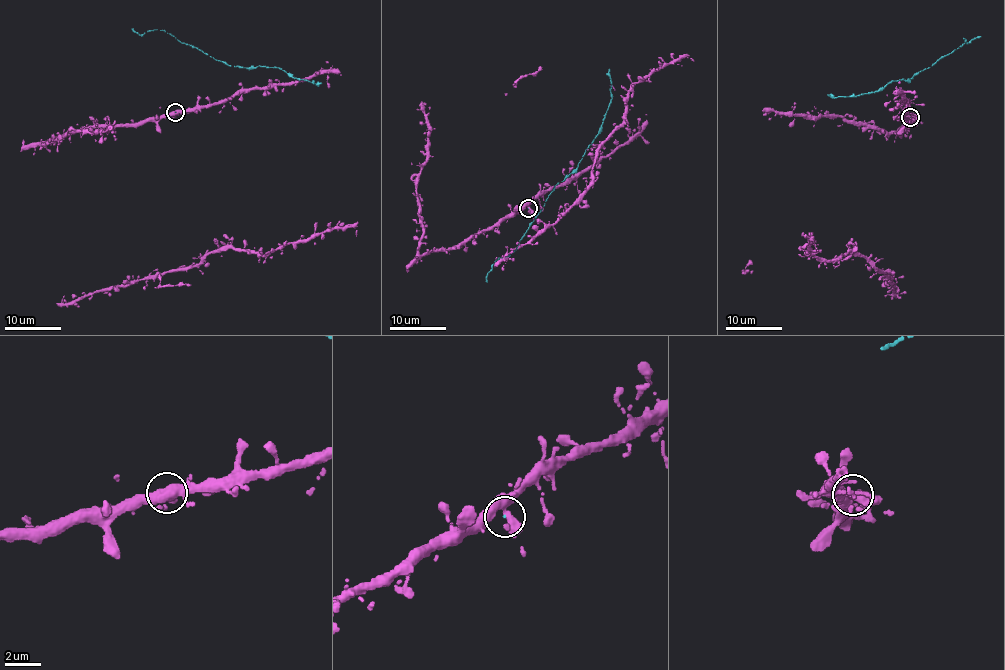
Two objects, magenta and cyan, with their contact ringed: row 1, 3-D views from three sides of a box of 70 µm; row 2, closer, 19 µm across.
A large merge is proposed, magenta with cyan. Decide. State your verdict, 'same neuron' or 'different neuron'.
same neuron

